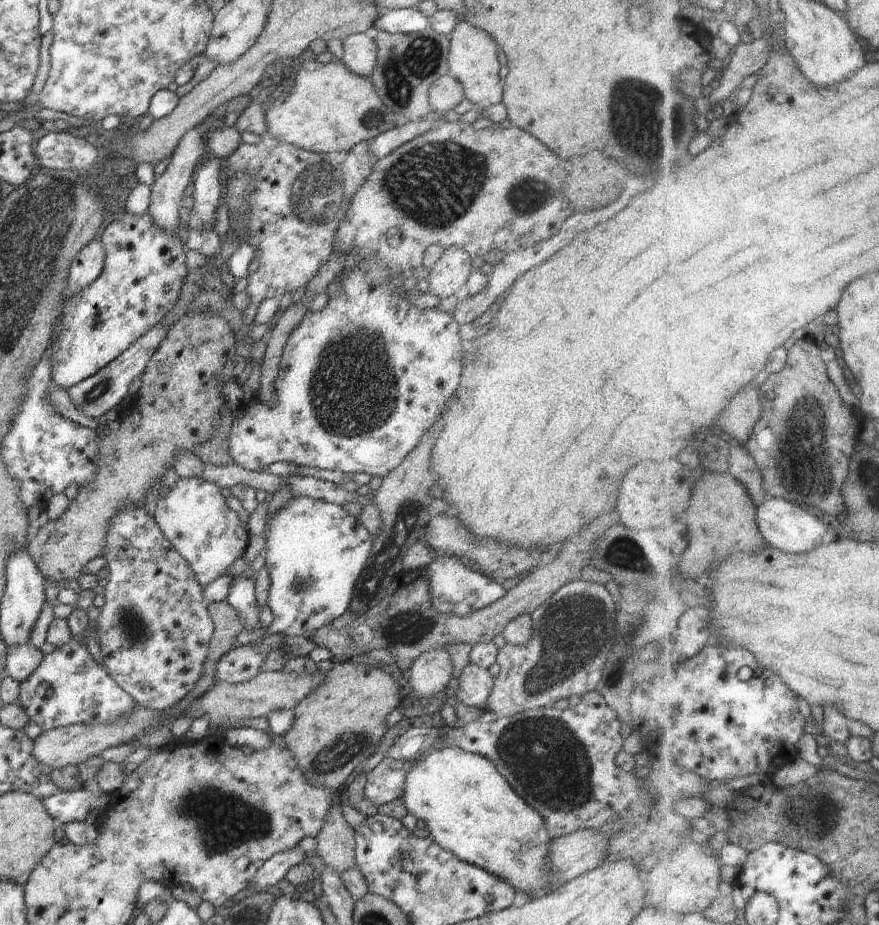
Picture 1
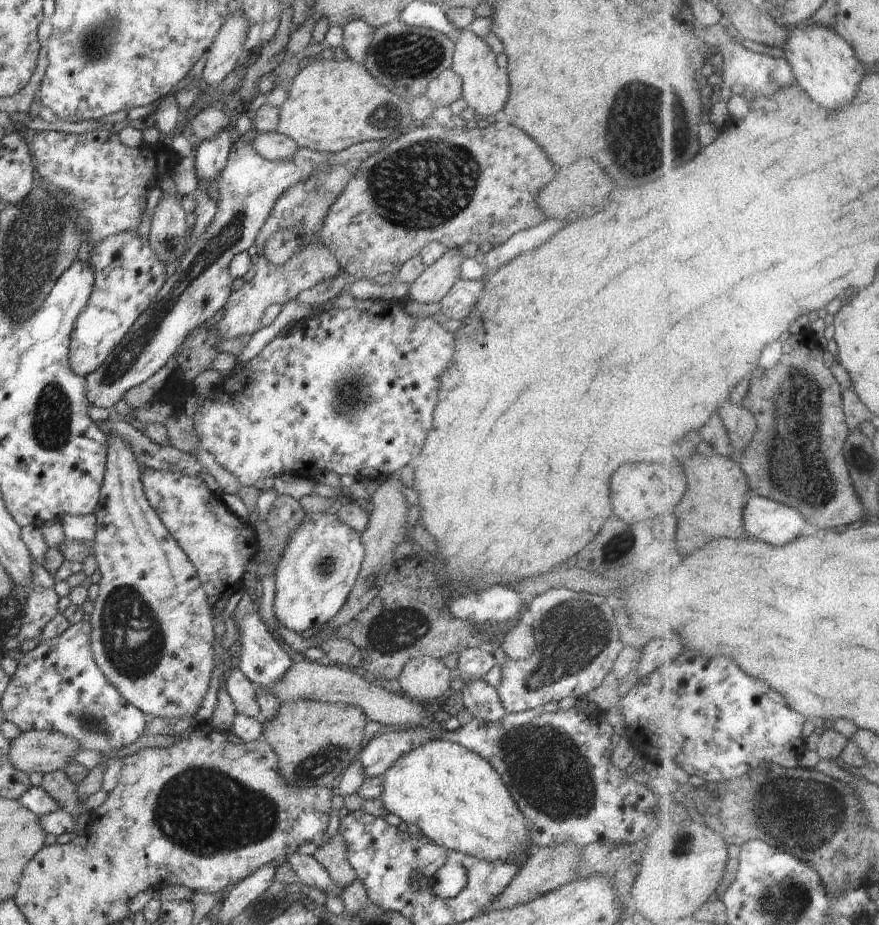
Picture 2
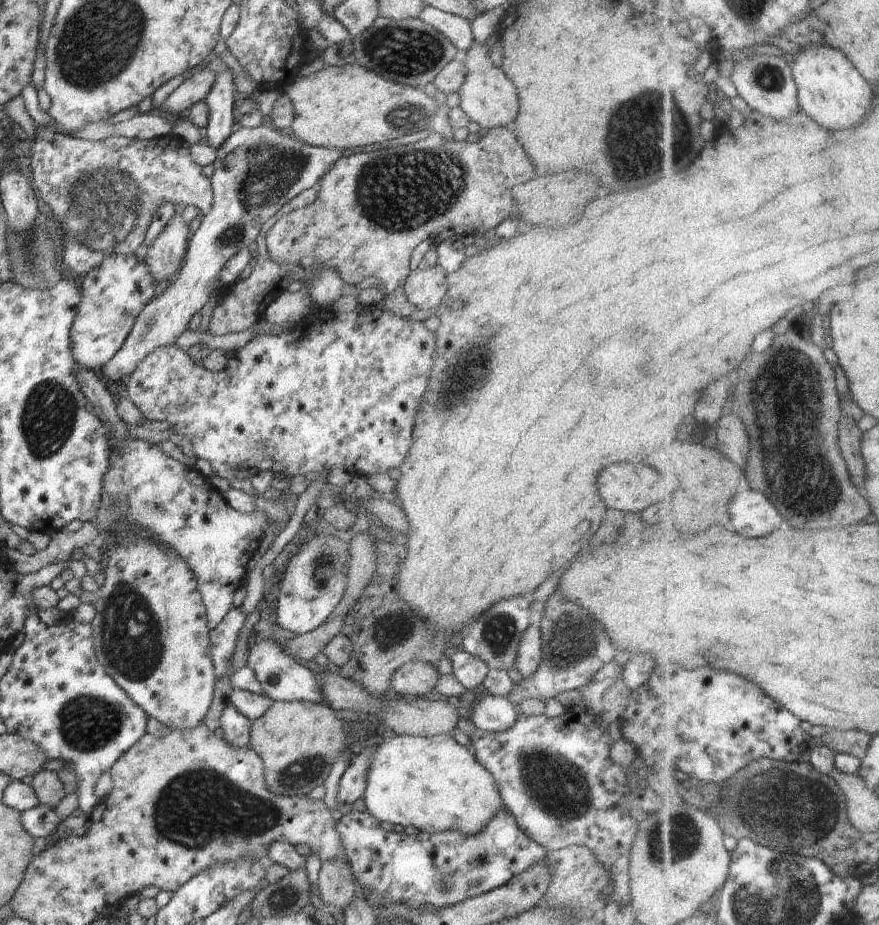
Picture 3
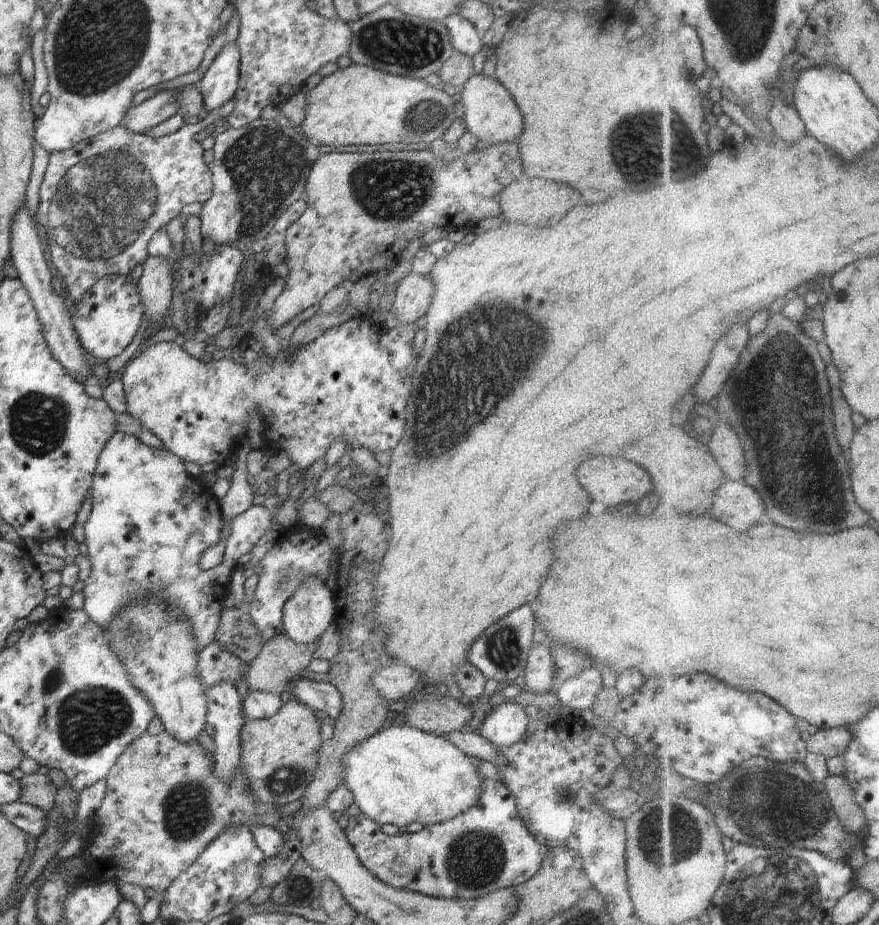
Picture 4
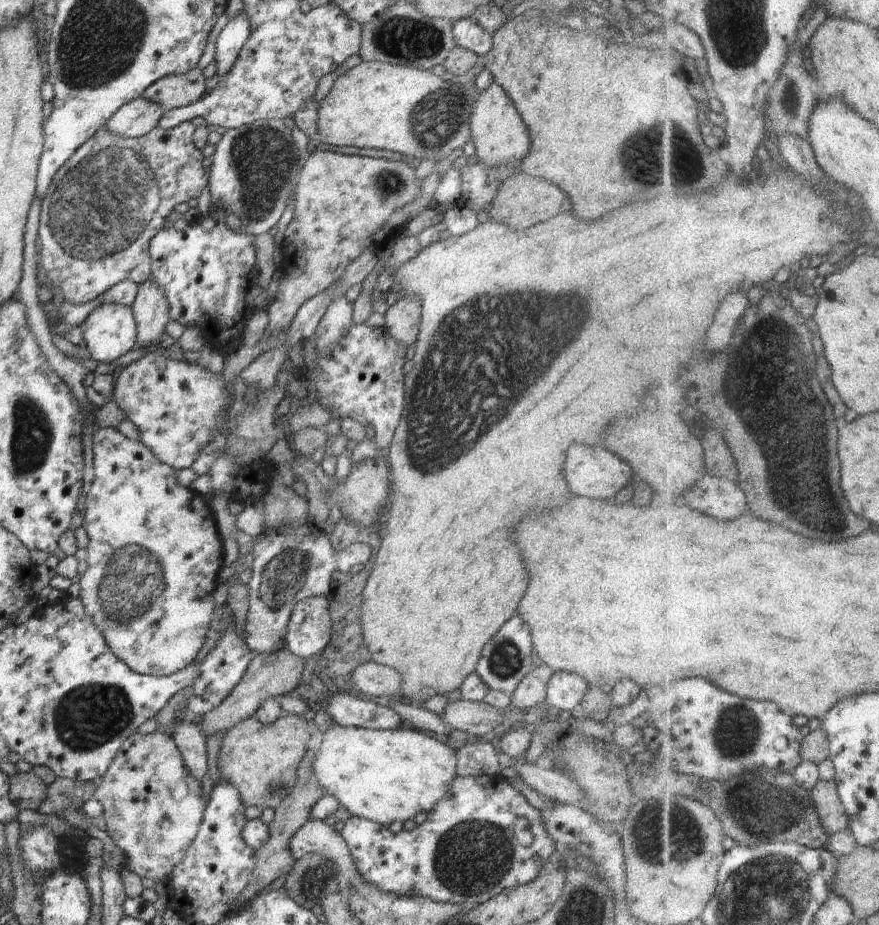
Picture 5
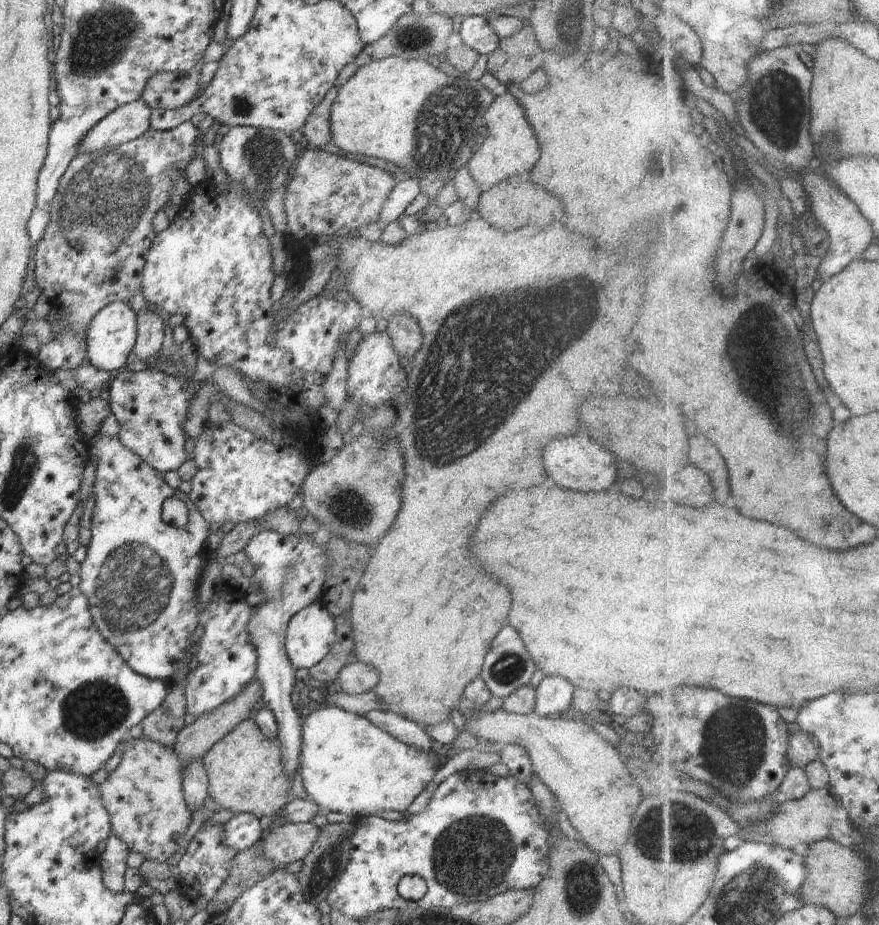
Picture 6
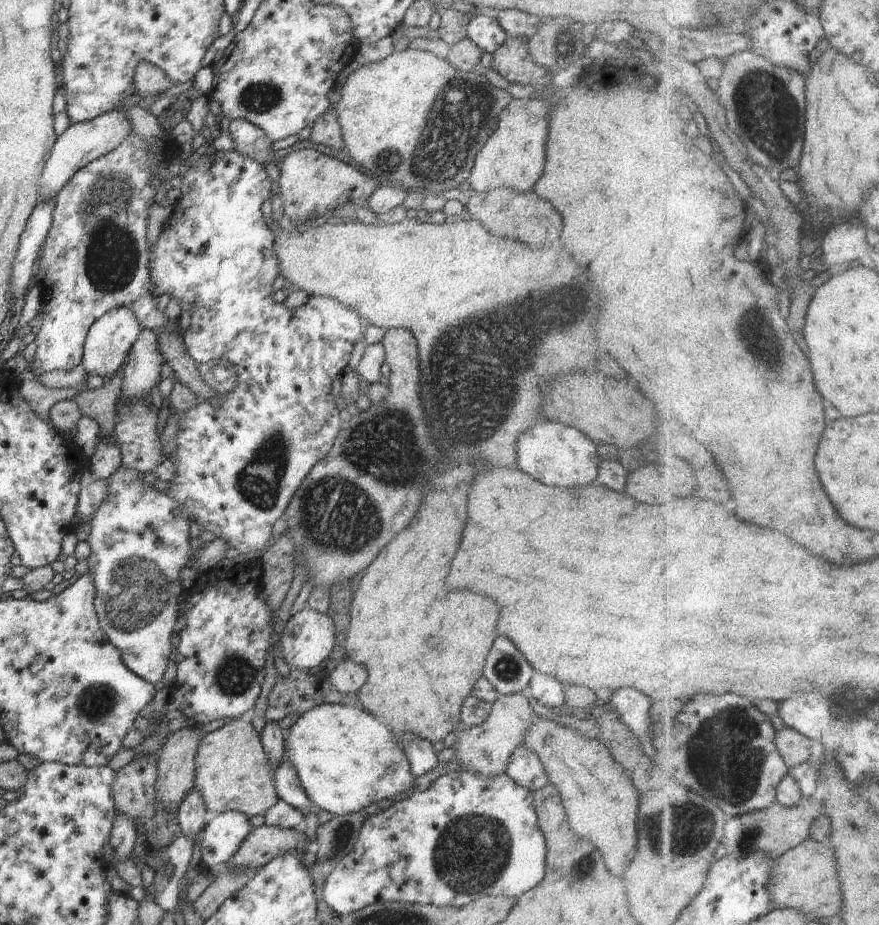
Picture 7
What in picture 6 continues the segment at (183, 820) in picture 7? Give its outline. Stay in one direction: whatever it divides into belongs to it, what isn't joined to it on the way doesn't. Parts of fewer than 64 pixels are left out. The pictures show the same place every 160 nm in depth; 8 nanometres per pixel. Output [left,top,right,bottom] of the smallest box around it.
[182,759,209,812]

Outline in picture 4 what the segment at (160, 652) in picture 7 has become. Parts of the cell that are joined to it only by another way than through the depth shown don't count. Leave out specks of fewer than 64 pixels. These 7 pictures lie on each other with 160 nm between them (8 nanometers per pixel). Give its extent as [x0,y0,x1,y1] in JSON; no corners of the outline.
[82,431,272,652]

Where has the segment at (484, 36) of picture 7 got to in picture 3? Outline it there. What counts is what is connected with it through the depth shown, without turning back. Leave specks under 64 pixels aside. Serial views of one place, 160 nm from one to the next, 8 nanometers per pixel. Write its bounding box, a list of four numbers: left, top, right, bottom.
[416,5,475,55]

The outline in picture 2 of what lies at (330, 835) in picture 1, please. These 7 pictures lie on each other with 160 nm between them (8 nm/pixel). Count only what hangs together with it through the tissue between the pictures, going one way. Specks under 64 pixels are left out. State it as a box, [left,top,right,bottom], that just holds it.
[313,833,357,890]

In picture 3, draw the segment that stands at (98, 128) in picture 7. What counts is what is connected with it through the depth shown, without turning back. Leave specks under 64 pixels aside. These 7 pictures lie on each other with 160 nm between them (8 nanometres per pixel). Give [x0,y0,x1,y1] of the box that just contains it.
[158,66,216,114]

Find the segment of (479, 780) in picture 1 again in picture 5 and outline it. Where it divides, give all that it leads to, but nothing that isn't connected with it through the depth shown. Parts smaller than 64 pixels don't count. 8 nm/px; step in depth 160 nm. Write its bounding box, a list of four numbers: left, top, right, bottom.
[313,722,457,826]

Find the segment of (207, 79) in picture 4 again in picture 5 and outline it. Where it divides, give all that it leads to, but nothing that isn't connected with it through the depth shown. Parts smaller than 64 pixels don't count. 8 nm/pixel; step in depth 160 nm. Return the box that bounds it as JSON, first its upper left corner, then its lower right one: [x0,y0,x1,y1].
[213,10,250,80]

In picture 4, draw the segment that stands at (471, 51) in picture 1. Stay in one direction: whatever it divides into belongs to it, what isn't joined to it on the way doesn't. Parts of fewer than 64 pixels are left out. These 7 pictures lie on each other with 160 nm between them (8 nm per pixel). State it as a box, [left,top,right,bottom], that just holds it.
[457,69,524,146]

